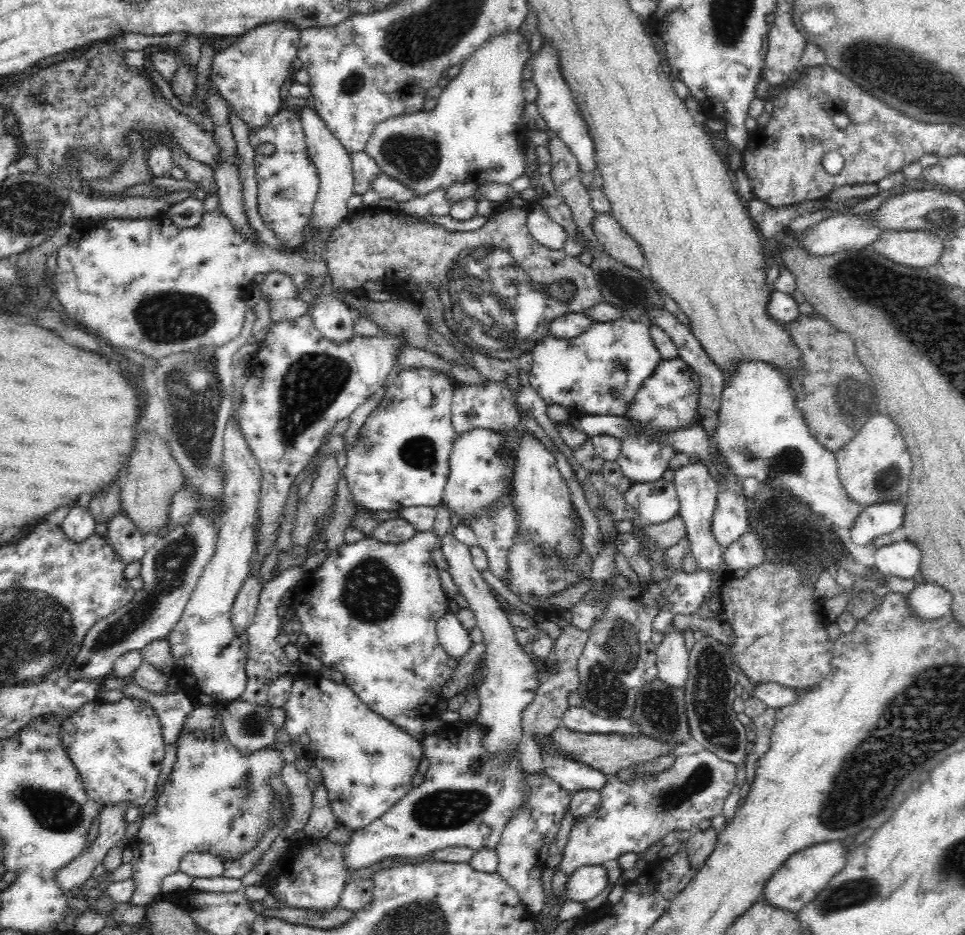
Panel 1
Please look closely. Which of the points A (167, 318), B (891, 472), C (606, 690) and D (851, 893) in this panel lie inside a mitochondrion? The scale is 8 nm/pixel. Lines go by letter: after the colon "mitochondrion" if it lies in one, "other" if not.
A: mitochondrion
B: mitochondrion
C: mitochondrion
D: mitochondrion

